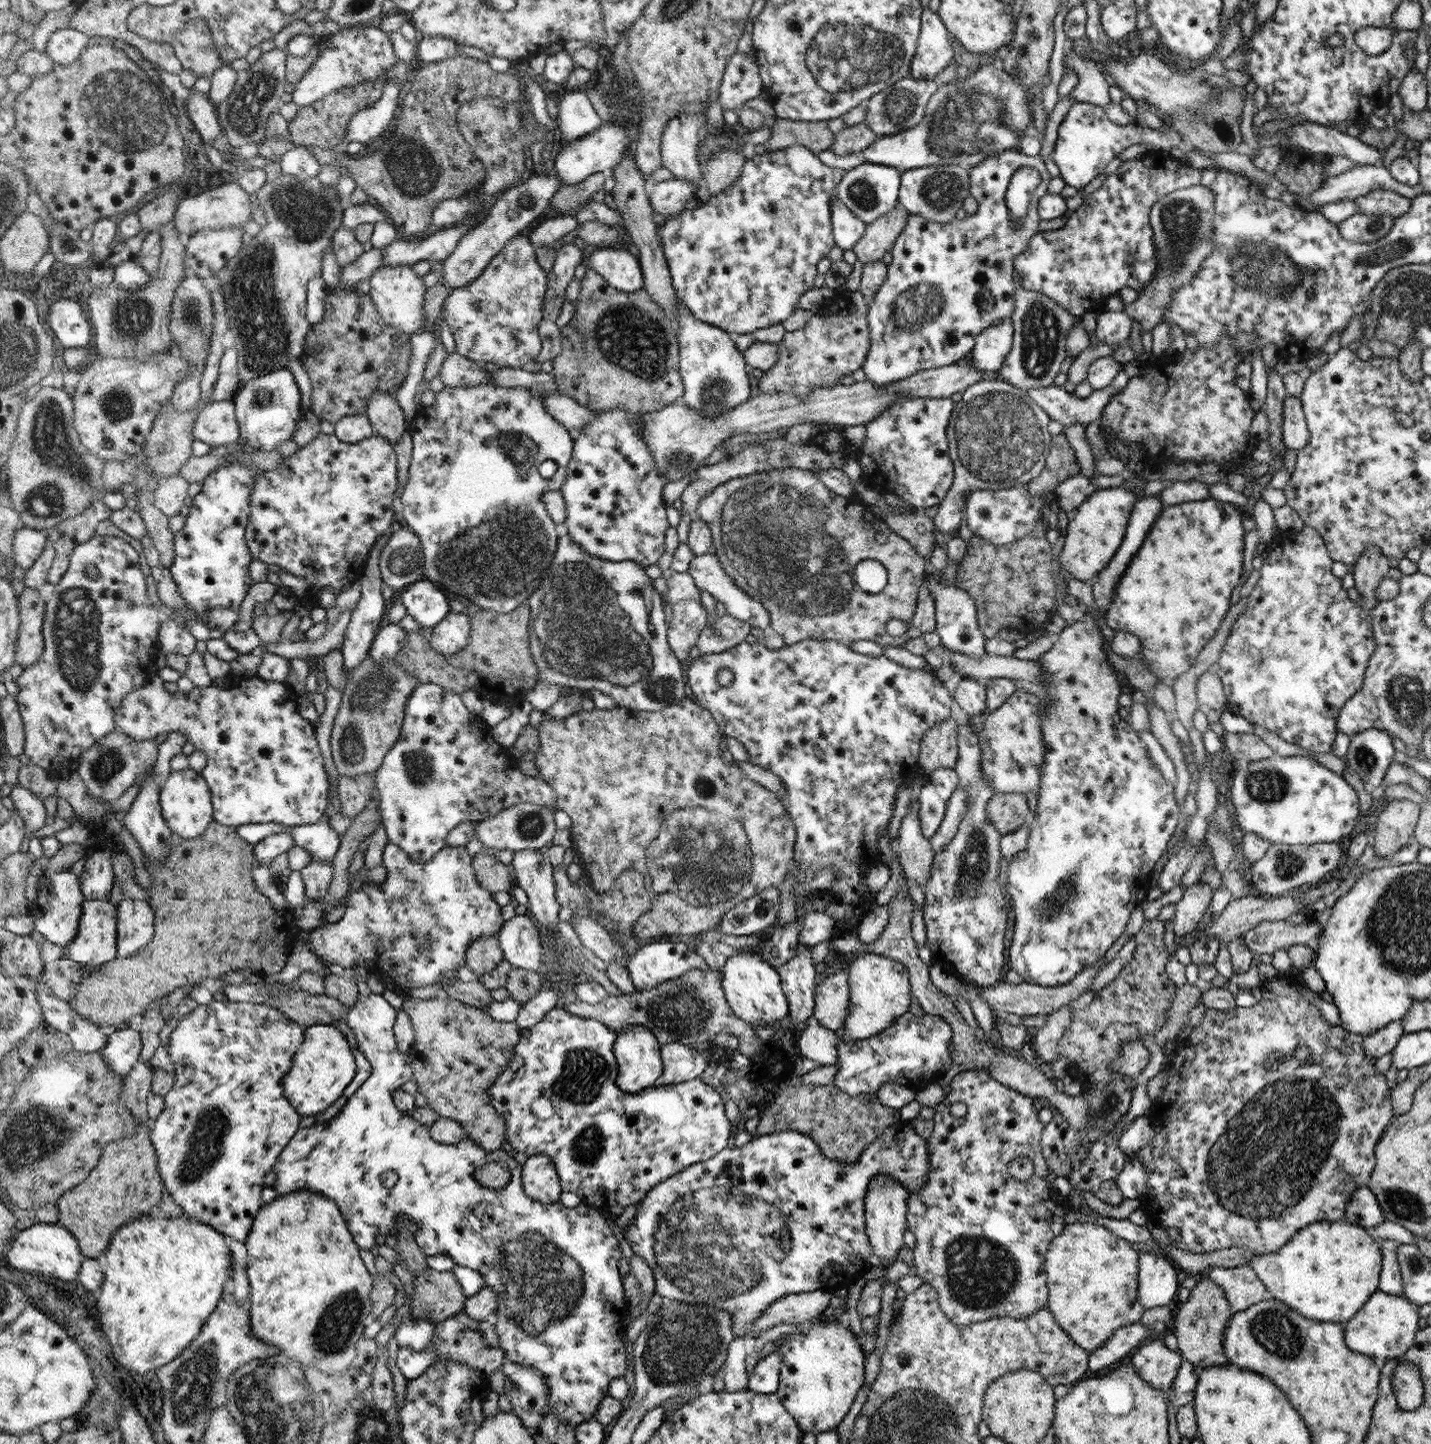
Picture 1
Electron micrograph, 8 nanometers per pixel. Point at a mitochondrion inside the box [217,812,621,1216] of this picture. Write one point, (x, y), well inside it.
(584, 1072)

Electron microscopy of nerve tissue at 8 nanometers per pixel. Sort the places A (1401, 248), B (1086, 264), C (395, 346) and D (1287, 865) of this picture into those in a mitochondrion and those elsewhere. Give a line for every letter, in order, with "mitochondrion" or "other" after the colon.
A: mitochondrion
B: other
C: mitochondrion
D: mitochondrion

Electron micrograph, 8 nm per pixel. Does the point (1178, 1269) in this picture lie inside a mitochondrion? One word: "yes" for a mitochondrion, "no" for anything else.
no

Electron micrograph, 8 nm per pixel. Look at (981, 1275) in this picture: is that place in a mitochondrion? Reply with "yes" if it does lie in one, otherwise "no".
yes

